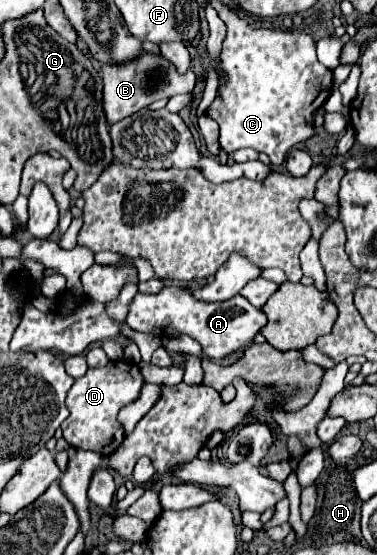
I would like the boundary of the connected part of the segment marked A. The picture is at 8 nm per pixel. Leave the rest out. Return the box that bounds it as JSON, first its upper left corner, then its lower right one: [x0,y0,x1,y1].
[125,286,265,360]

